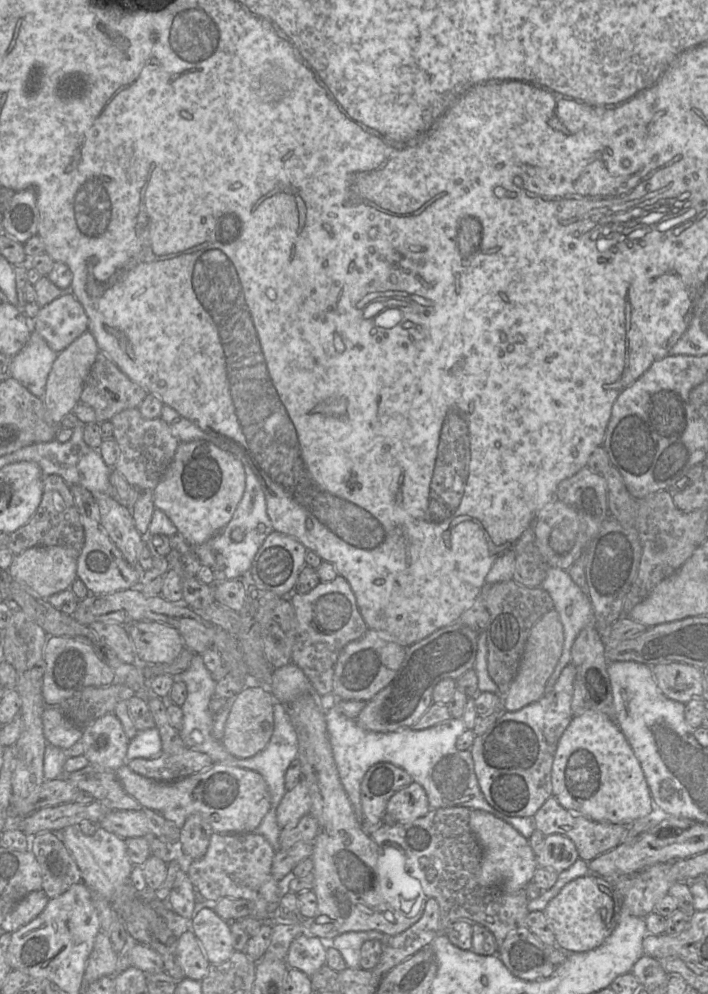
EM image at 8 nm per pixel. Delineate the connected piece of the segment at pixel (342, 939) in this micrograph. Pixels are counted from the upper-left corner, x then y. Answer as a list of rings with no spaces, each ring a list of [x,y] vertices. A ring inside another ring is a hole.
[[[375,930],[346,932],[332,940],[332,947],[341,953],[348,968],[360,969],[360,951],[363,943],[368,940],[386,943],[388,937],[390,936]]]

